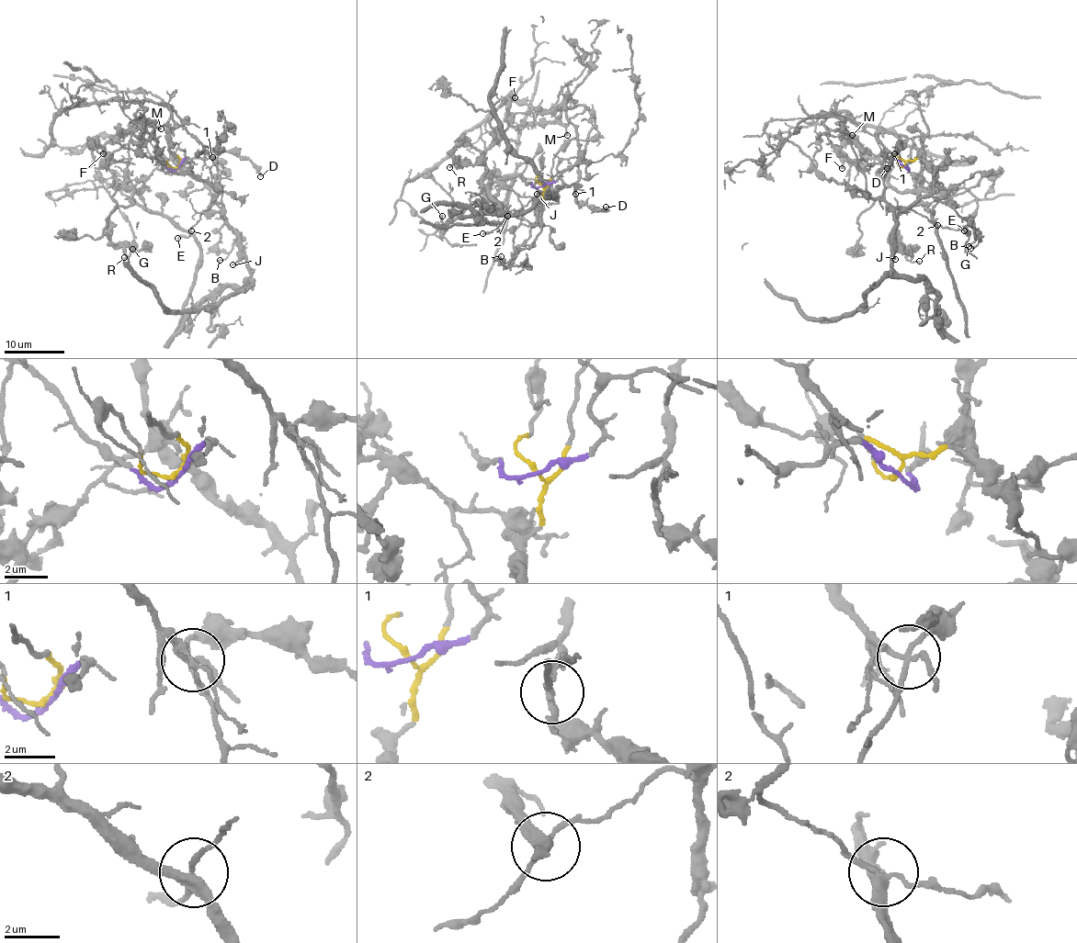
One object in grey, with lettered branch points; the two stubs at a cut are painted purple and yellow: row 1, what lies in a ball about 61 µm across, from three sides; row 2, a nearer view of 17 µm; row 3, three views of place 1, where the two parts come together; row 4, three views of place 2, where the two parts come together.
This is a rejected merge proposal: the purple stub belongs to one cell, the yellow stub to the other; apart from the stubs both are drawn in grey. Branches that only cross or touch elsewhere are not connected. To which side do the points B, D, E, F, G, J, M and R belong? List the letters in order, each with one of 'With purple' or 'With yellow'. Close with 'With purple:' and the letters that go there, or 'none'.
B: With yellow
D: With yellow
E: With yellow
F: With purple
G: With purple
J: With yellow
M: With purple
R: With purple
With purple: F, G, M, R

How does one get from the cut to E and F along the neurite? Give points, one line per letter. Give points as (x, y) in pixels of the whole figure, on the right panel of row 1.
E: (904, 164), (918, 158), (929, 165), (935, 176), (933, 191), (922, 196), (911, 208), (942, 228), (965, 230)
F: (904, 166), (909, 170), (913, 140), (922, 169), (912, 190), (891, 185), (873, 158), (844, 162), (842, 168)

